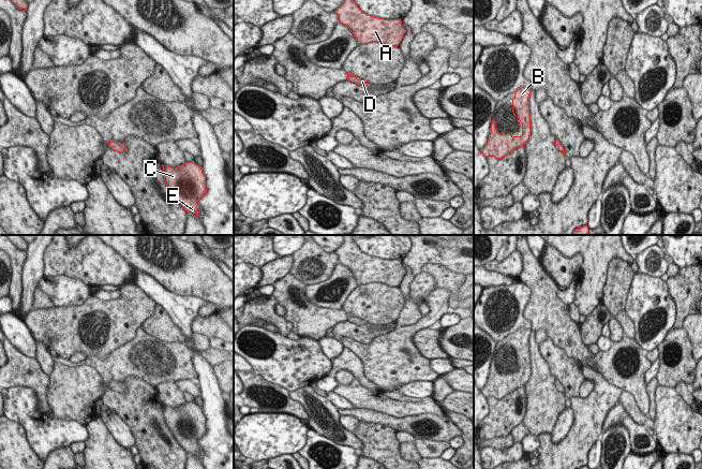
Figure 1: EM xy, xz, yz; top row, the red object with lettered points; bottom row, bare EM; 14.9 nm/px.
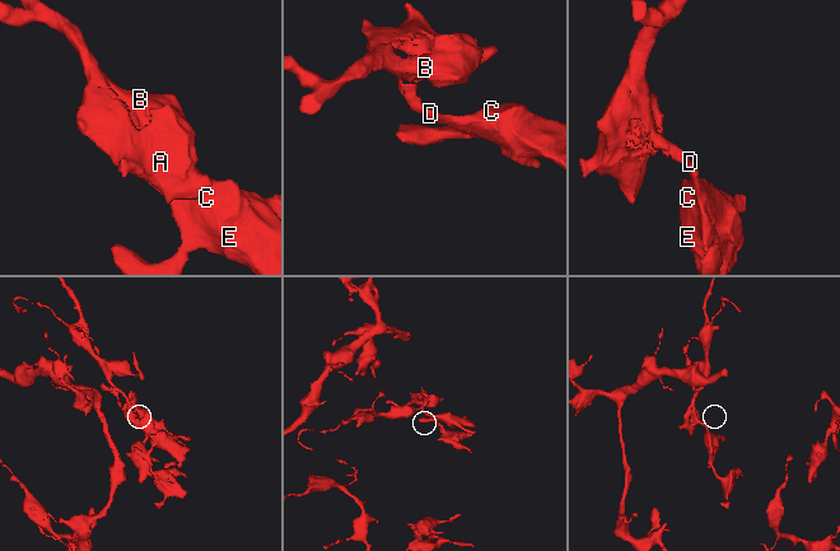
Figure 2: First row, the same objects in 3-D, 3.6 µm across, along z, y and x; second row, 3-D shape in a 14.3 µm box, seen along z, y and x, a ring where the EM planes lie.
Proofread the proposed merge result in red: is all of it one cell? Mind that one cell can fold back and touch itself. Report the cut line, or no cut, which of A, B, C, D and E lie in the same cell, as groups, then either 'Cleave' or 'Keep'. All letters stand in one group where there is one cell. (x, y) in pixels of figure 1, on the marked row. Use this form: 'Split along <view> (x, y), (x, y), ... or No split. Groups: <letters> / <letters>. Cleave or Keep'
No split. Groups: A B C D E. Keep

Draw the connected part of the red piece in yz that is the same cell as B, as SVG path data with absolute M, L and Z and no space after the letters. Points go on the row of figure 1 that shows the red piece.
M524 87L519 88L514 91L514 98L512 99L512 112L520 120L519 124L522 126L522 135L513 136L509 133L499 133L496 128L496 122L493 119L489 141L487 145L480 149L486 158L494 157L496 159L503 159L518 147L524 146L527 143L532 131L529 113L531 92L532 89Z

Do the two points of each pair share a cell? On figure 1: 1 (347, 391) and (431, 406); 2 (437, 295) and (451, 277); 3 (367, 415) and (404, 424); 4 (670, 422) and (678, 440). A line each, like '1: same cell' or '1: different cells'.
1: same cell
2: different cells
3: same cell
4: same cell

